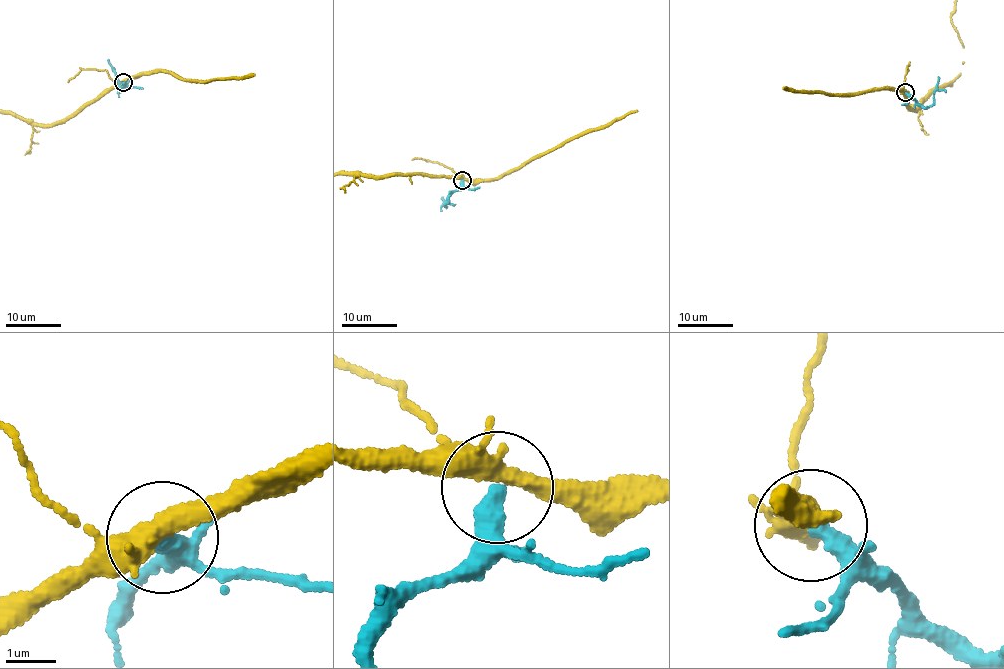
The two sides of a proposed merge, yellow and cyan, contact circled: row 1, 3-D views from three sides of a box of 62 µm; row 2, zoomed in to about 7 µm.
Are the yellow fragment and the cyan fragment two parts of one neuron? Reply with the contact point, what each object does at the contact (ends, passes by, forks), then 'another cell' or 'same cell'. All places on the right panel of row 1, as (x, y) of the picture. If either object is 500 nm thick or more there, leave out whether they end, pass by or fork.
(905, 92) | yellow forks | cyan ends | another cell

